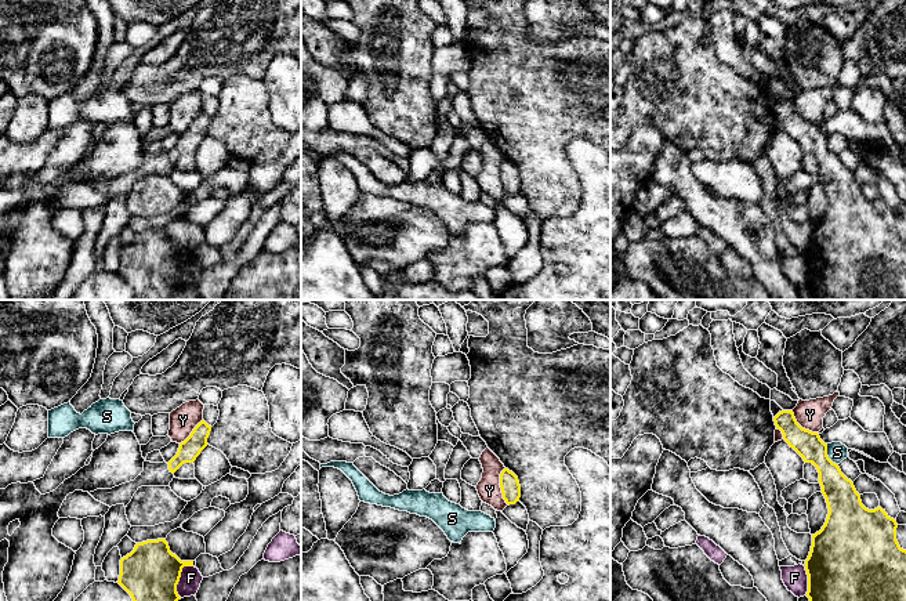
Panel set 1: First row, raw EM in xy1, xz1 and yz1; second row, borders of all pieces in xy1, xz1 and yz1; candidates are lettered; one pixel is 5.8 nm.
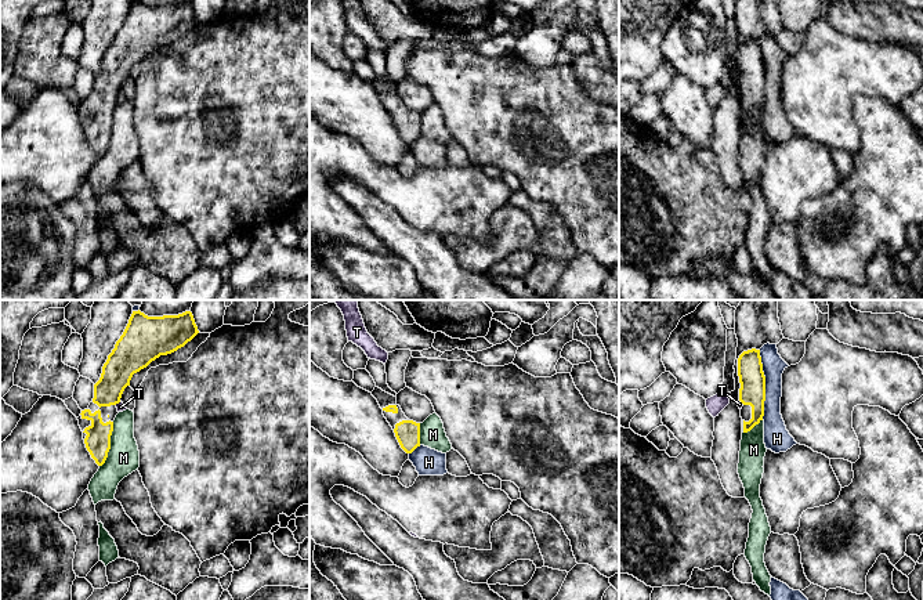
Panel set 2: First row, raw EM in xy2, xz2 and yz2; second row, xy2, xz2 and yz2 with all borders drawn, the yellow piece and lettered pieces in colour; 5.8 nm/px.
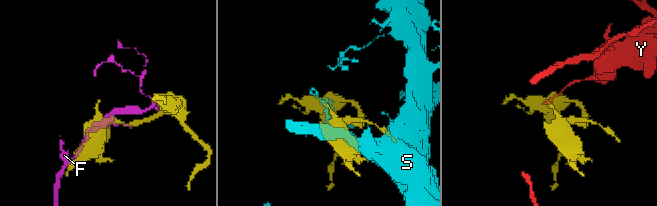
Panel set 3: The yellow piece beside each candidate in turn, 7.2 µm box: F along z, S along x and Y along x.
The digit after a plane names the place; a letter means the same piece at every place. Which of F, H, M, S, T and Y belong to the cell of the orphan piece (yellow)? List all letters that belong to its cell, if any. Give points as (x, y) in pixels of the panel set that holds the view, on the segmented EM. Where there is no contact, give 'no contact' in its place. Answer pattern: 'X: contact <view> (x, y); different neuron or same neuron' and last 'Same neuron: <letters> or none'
F: contact xy1 (180, 576); different neuron
H: contact yz2 (764, 385); different neuron
M: contact xy2 (109, 444); different neuron
S: contact yz1 (826, 455); different neuron
T: contact yz2 (741, 401); different neuron
Y: contact xz1 (500, 487); different neuron
Same neuron: none

